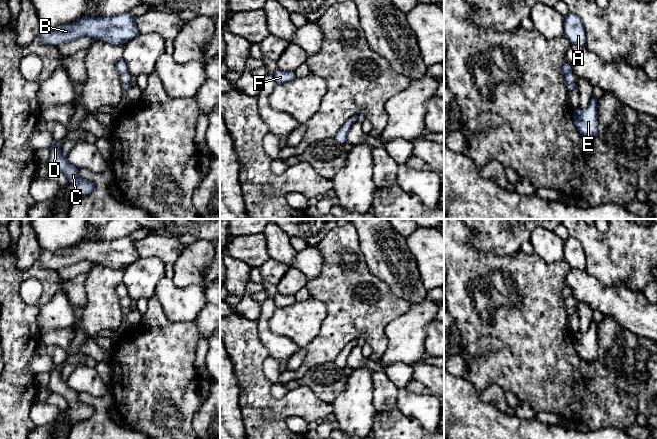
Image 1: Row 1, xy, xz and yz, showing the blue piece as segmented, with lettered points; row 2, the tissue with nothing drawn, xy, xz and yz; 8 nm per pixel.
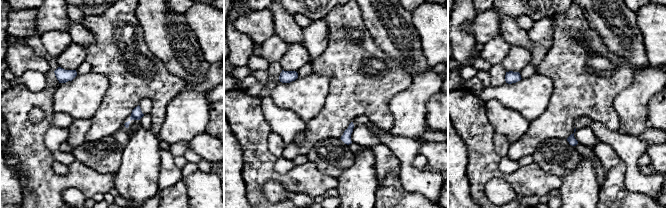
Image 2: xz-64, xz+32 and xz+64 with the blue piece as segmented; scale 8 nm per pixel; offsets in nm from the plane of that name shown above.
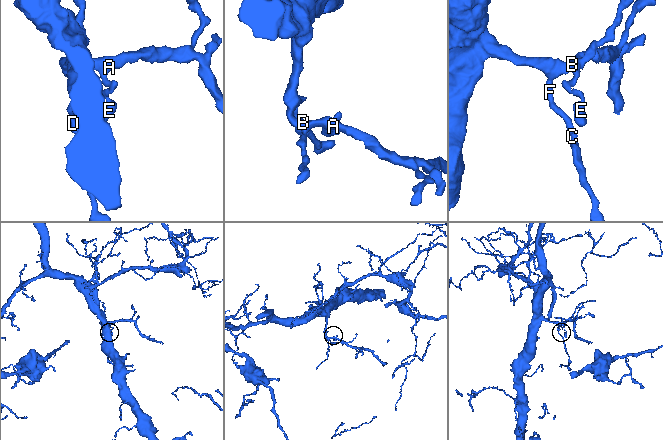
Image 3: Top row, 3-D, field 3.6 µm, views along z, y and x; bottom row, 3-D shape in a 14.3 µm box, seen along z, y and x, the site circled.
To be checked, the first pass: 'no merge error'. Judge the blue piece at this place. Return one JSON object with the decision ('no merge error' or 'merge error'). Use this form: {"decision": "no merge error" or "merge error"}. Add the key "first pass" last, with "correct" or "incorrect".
{"decision": "merge error", "first pass": "incorrect"}

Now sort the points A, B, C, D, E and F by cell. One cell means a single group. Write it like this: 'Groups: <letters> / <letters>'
Groups: A B C D F / E

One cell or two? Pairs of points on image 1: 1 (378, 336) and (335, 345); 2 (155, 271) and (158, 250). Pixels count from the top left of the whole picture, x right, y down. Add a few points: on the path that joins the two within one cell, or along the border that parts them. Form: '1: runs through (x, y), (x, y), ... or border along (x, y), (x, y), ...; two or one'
1: runs through (367, 328), (351, 329), (346, 334); one
2: border along (139, 257), (158, 257), (165, 264); two

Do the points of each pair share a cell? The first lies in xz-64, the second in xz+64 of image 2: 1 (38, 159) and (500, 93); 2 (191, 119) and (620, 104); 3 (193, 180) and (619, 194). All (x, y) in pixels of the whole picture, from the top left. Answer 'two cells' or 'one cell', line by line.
1: two cells
2: one cell
3: two cells

